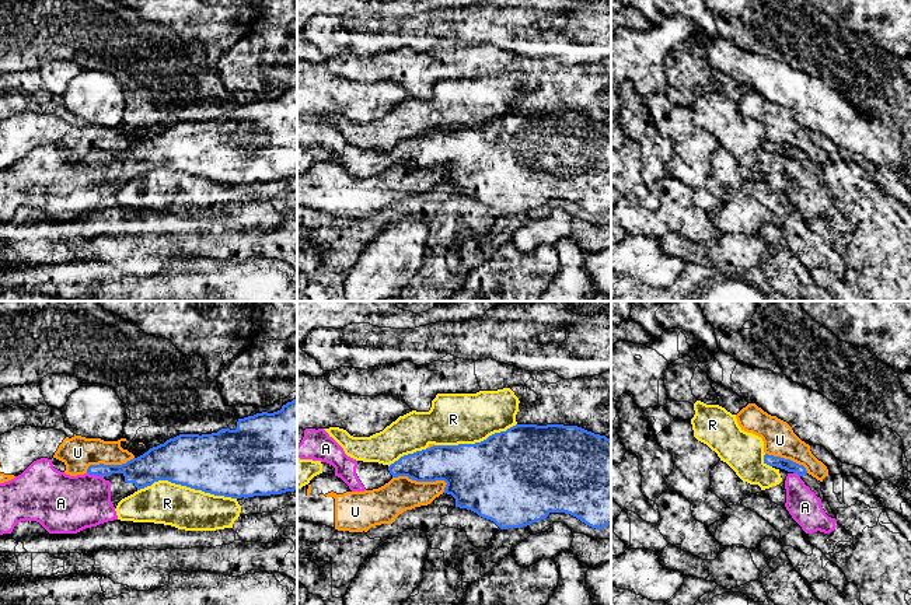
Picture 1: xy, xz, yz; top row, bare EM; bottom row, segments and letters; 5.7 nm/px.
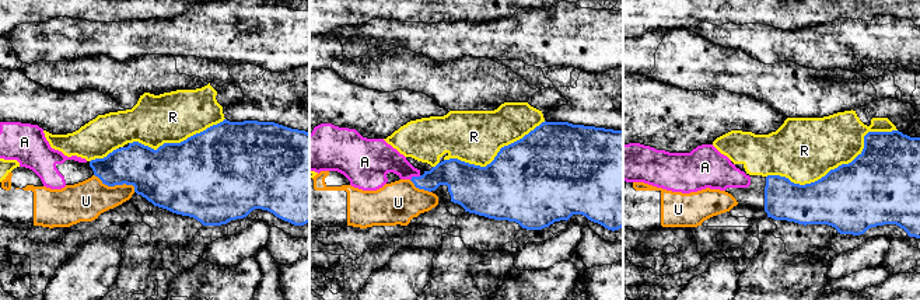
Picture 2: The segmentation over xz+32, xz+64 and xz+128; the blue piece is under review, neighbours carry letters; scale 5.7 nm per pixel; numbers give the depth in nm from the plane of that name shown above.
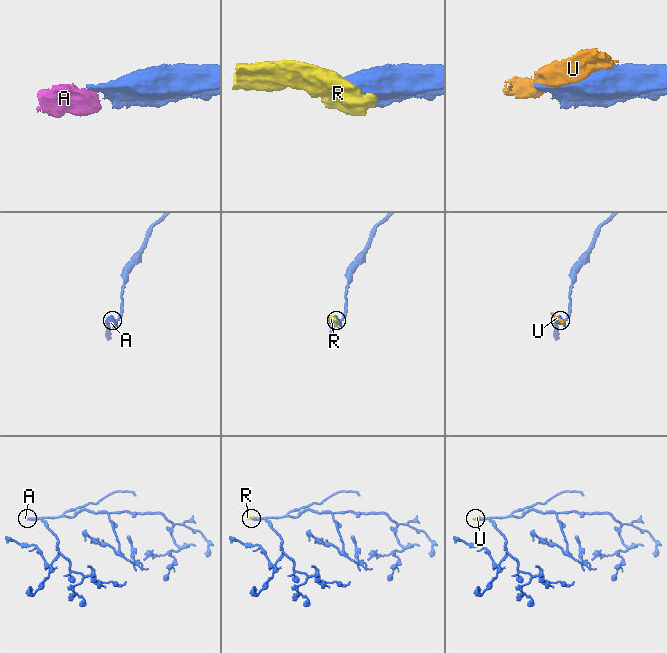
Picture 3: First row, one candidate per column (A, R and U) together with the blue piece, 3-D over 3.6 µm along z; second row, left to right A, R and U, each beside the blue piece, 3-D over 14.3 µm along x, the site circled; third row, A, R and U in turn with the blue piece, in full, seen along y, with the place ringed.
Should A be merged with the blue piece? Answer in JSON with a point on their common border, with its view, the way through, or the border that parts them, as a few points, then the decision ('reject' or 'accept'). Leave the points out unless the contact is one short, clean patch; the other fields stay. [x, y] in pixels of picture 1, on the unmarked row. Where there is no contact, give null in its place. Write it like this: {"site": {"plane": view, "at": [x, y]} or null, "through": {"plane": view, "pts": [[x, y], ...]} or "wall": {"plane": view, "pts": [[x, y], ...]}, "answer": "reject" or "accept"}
{"site": {"plane": "xy", "at": [96, 160]}, "through": {"plane": "xy", "pts": [[139, 157], [101, 156], [96, 160], [65, 191]]}, "answer": "accept"}

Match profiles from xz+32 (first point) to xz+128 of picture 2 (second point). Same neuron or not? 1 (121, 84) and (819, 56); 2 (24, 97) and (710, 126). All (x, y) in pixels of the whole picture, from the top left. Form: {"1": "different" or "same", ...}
{"1": "different", "2": "same"}

